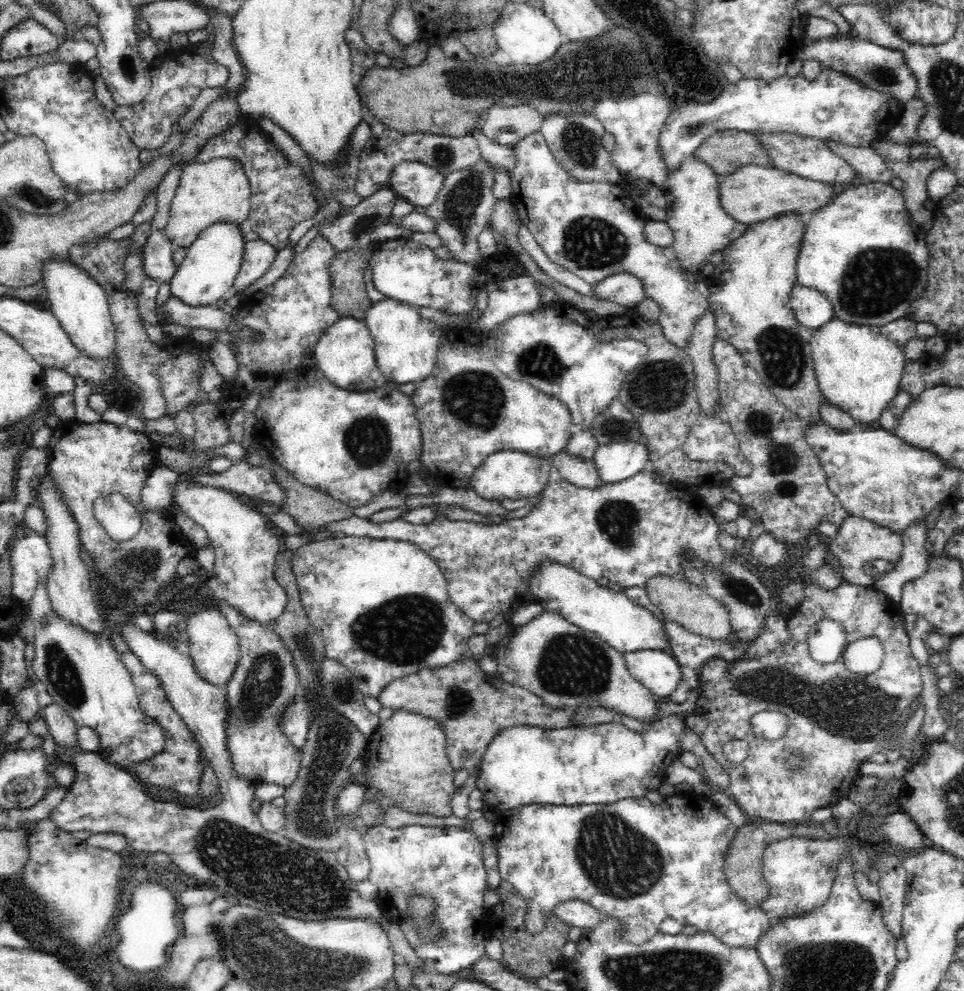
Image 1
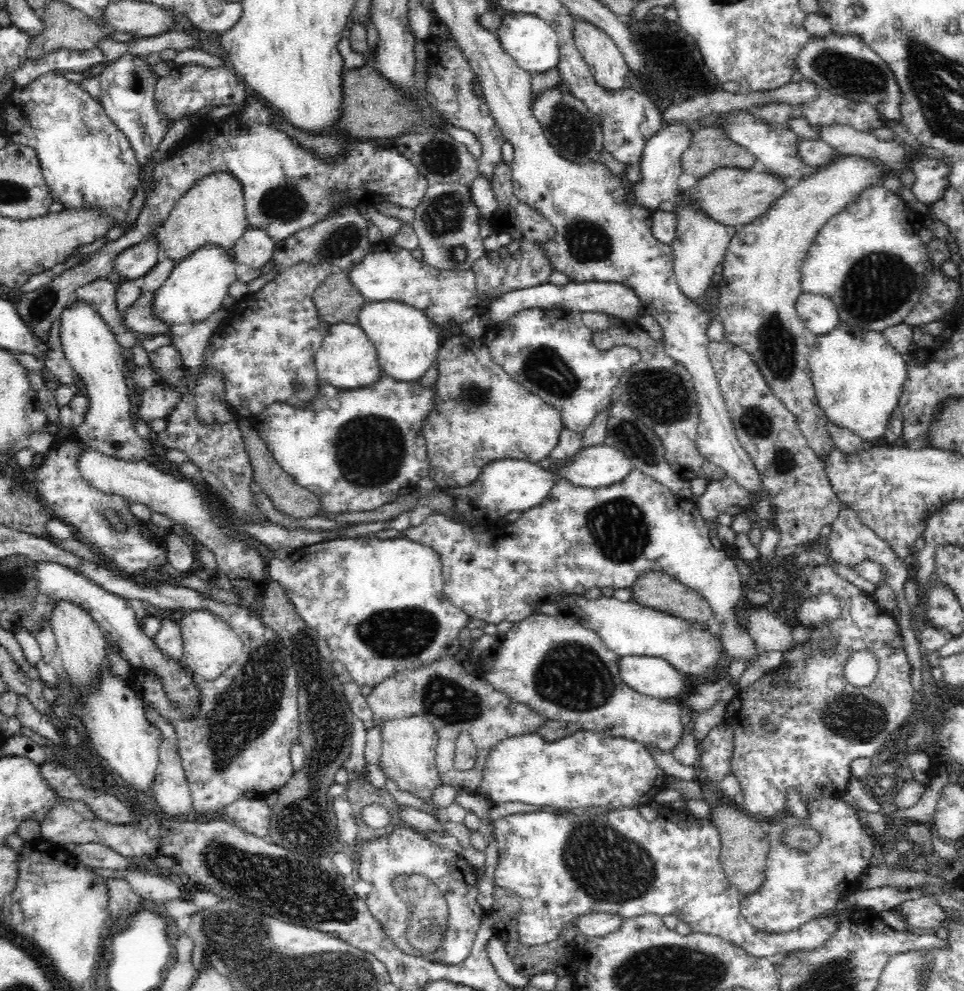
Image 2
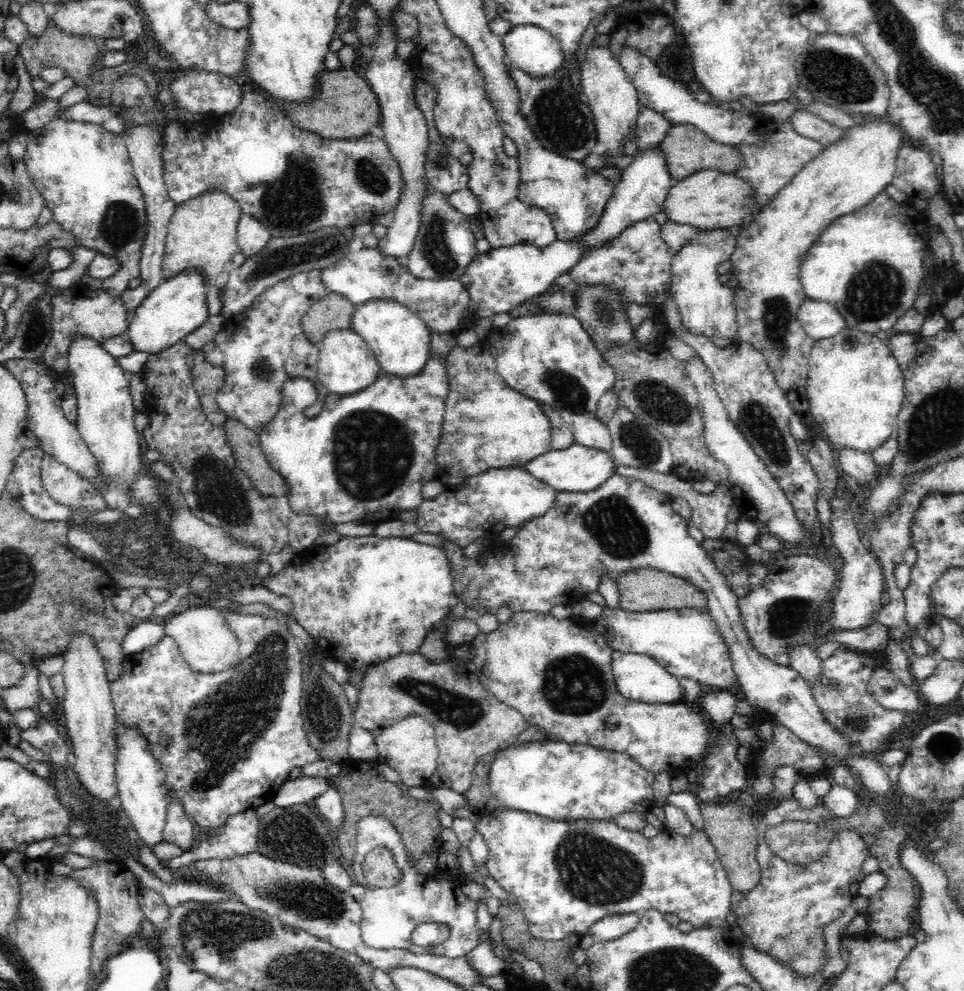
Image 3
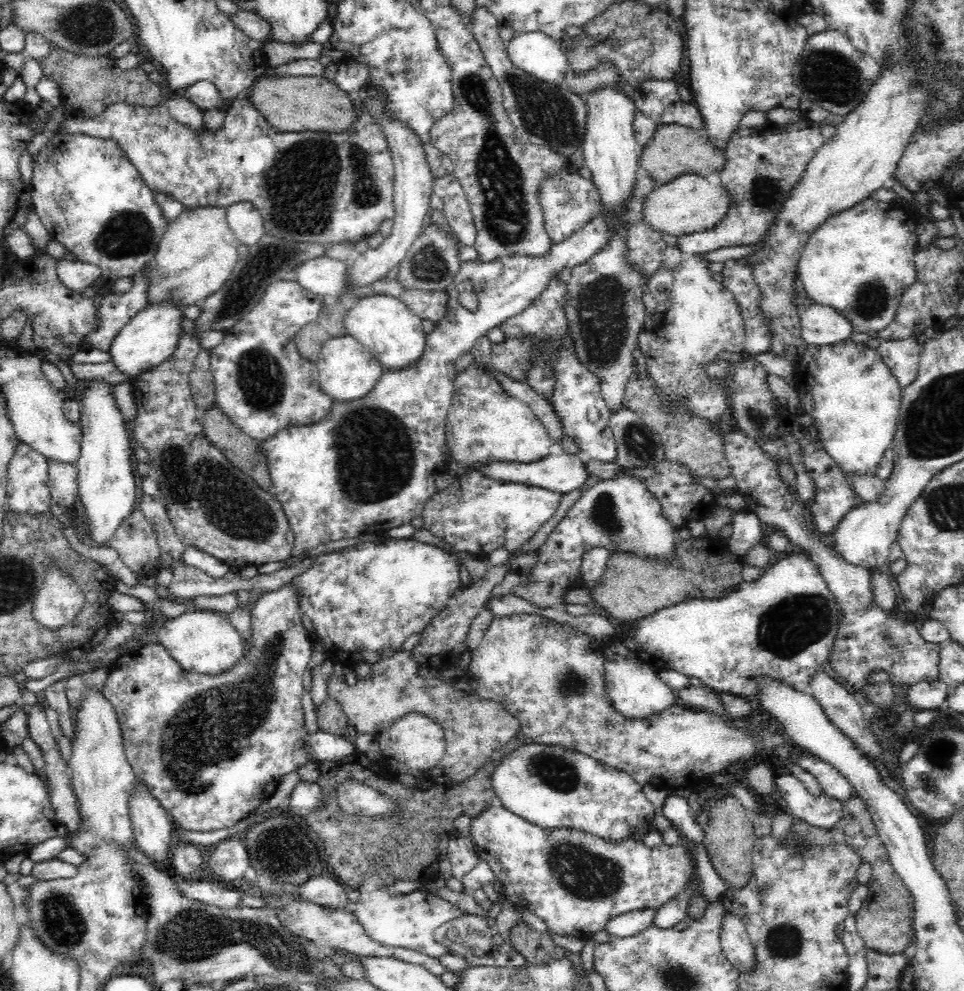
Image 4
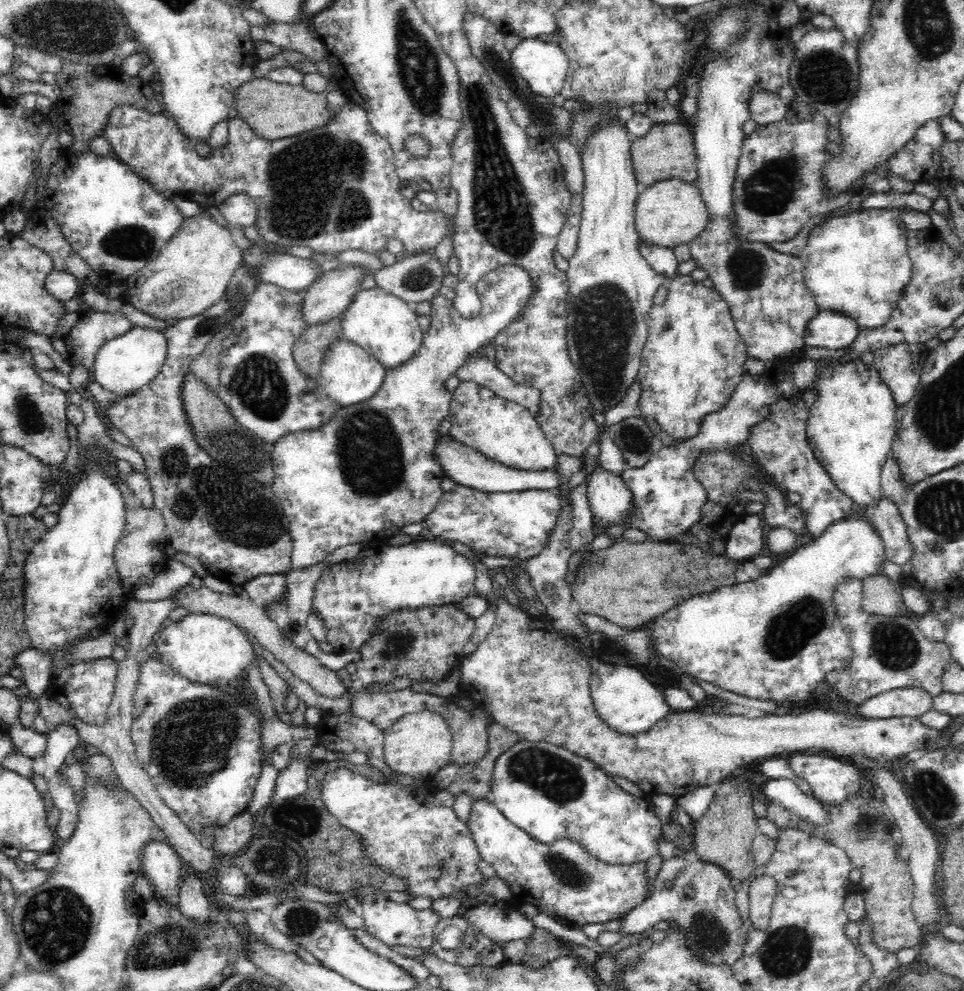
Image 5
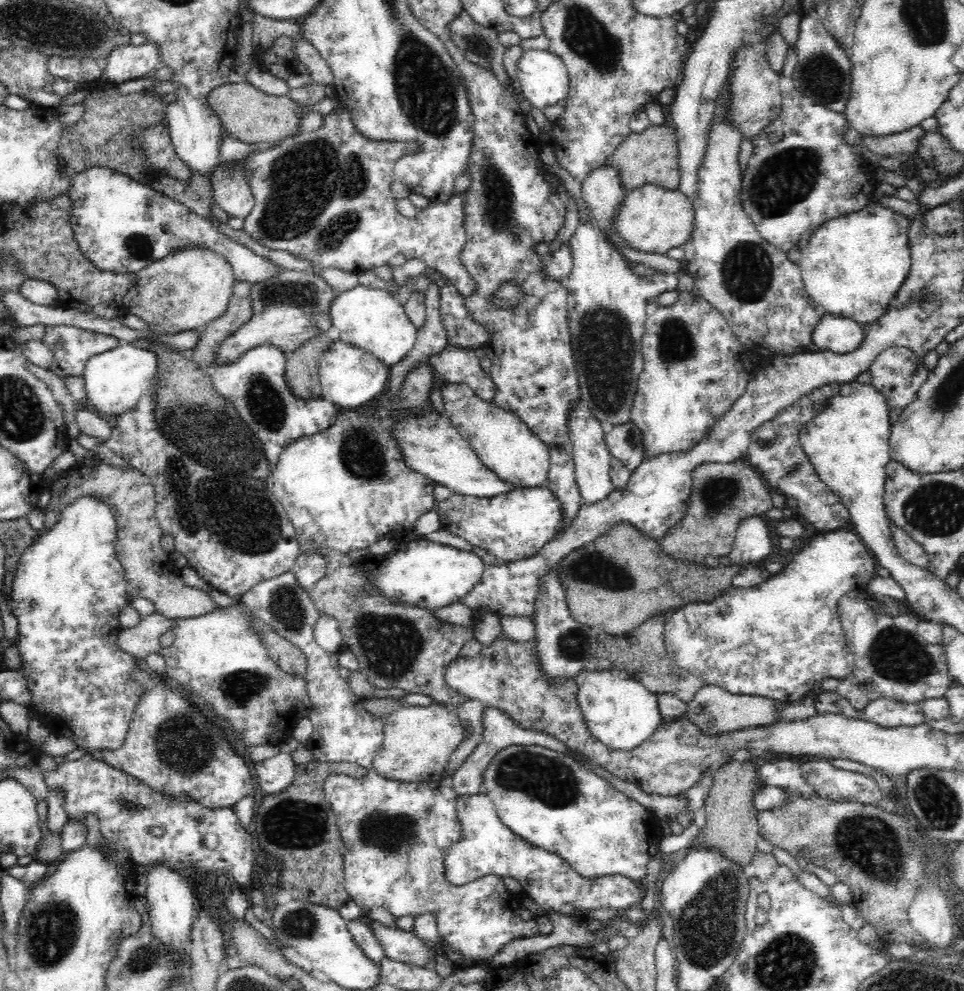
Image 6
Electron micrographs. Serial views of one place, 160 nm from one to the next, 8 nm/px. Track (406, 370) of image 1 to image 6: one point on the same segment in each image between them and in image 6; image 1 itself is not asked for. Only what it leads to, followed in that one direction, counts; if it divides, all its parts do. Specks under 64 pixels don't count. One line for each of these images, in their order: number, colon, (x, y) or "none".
2: (407, 341)
3: (400, 339)
4: (384, 325)
5: (383, 324)
6: (373, 320)

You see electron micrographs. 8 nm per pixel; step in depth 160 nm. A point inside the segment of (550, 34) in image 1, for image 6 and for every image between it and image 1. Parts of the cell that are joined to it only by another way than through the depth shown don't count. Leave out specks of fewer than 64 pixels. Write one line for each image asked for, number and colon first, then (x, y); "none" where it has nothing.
2: (530, 41)
3: (530, 48)
4: (538, 54)
5: (543, 65)
6: (543, 76)

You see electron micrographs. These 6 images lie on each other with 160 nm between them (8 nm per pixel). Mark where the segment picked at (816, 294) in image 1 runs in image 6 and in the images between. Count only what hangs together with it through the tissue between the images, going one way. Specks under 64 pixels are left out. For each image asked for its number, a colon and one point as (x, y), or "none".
2: (820, 315)
3: (819, 320)
4: (820, 325)
5: (828, 329)
6: (839, 335)

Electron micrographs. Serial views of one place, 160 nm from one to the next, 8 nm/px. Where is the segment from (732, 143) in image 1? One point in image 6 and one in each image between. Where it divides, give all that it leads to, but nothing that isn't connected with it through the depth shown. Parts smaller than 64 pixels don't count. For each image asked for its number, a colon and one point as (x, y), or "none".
2: (710, 149)
3: (687, 150)
4: (674, 149)
5: (667, 151)
6: (649, 157)

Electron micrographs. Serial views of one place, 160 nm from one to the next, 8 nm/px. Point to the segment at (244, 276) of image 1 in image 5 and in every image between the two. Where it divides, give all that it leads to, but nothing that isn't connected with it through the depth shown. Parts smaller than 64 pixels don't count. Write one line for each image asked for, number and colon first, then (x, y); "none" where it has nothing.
2: (255, 248)
3: (252, 236)
4: (248, 226)
5: (240, 210)

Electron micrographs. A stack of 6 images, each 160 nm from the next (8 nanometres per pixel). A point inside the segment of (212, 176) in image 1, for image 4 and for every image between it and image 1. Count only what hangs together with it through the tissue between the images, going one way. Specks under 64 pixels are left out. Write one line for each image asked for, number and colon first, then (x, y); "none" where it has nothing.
2: (214, 211)
3: (203, 231)
4: (197, 254)

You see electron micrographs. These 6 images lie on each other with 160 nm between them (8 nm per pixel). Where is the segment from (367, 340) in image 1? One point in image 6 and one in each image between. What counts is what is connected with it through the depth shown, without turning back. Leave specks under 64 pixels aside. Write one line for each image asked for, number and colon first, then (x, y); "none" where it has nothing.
2: (347, 359)
3: (346, 365)
4: (347, 371)
5: (349, 374)
6: (349, 376)

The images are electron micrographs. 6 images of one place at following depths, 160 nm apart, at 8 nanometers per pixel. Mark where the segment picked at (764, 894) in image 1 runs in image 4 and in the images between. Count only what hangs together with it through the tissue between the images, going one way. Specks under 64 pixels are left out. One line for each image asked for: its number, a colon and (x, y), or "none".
2: (744, 845)
3: (733, 834)
4: (729, 840)

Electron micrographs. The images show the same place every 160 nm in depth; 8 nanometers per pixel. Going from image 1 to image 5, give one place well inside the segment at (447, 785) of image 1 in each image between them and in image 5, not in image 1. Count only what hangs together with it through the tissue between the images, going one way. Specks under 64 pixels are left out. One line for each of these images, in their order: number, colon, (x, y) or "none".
2: (409, 745)
3: (410, 747)
4: (415, 744)
5: (418, 745)

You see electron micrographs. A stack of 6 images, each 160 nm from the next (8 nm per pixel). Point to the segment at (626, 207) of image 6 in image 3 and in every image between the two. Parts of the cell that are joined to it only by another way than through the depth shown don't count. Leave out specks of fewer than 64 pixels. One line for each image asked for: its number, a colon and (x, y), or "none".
3: (708, 199)
4: (689, 203)
5: (669, 213)

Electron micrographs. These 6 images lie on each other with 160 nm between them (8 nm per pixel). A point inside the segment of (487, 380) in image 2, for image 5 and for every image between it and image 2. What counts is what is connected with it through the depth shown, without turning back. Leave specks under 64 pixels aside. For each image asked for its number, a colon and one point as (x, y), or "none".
3: (486, 424)
4: (485, 424)
5: (507, 432)

